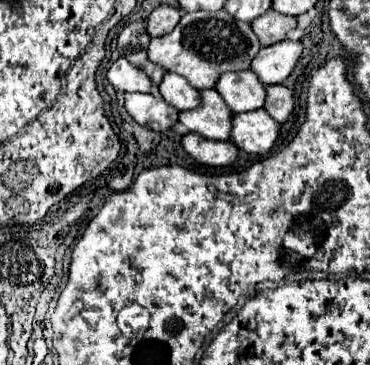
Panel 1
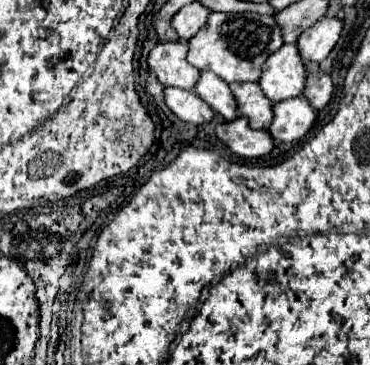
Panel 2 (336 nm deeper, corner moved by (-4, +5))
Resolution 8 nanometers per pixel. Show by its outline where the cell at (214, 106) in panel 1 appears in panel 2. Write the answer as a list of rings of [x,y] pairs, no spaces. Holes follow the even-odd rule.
[[[233,83],[229,87],[239,103],[239,113],[249,117],[253,129],[265,129],[271,125],[273,103],[265,97],[259,83]]]

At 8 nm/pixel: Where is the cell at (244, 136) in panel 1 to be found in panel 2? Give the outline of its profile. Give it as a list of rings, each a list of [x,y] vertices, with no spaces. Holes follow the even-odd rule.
[[[295,97],[275,103],[273,113],[275,119],[269,127],[269,133],[273,135],[273,139],[285,143],[301,139],[317,119],[315,107],[305,97]]]

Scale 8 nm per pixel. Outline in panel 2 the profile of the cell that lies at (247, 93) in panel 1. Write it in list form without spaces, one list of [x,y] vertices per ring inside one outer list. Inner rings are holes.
[[[285,43],[279,51],[267,57],[259,85],[273,103],[299,97],[303,93],[305,65],[295,43]]]

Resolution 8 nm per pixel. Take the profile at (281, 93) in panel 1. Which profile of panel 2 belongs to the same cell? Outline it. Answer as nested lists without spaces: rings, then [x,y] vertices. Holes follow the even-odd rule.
[[[323,71],[307,75],[307,87],[303,97],[307,97],[315,109],[323,109],[331,101],[331,95],[333,95],[331,75]]]

